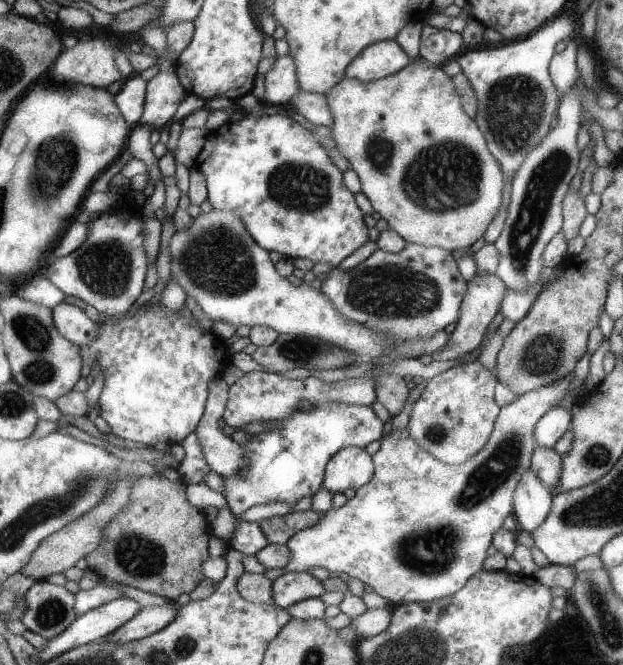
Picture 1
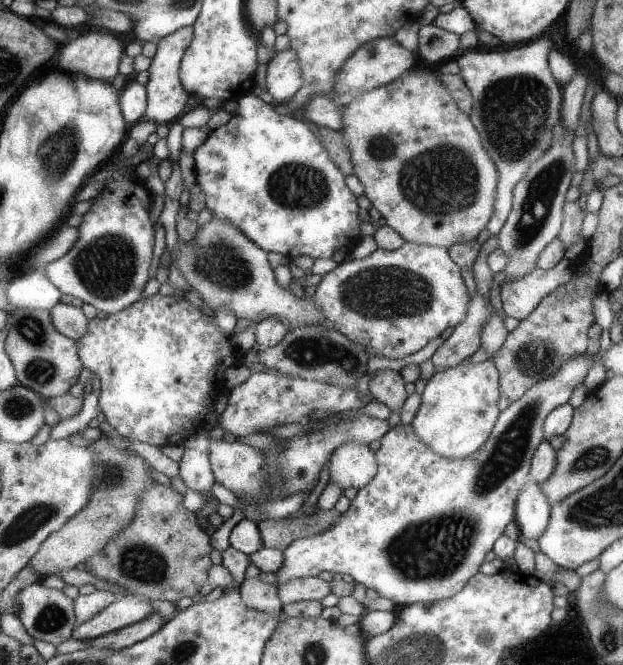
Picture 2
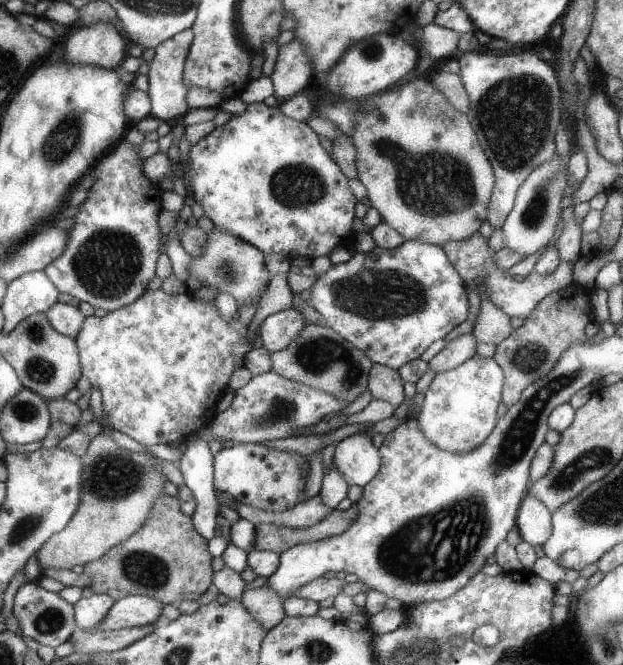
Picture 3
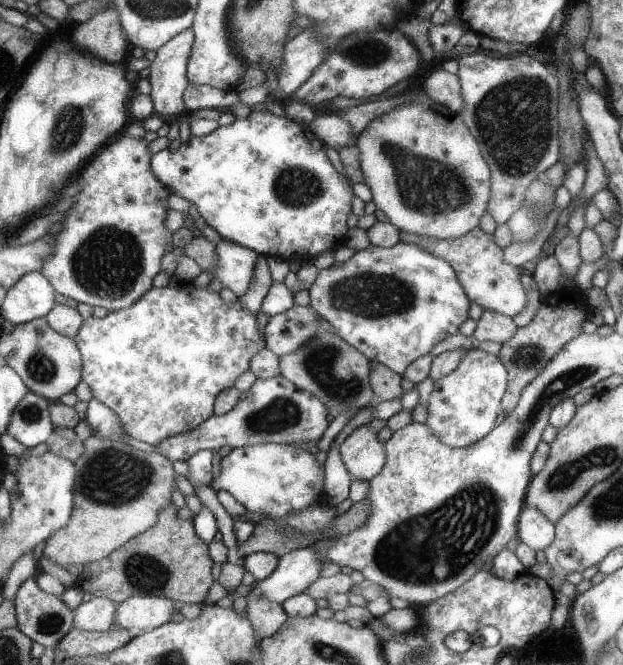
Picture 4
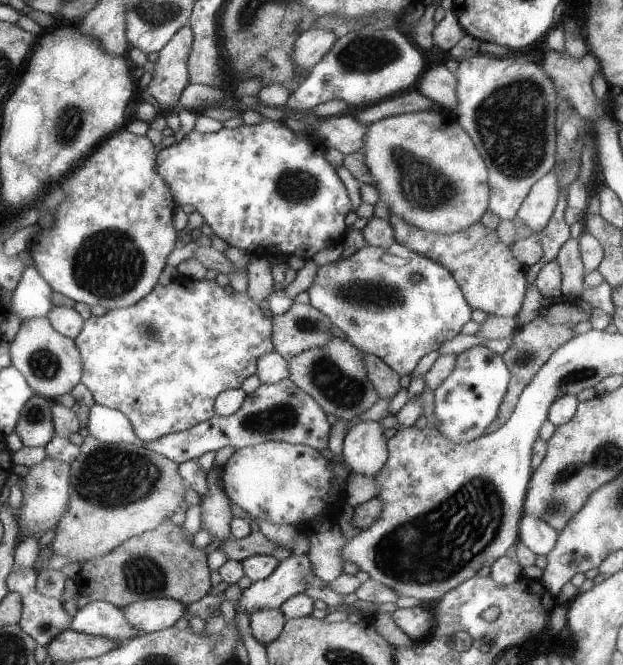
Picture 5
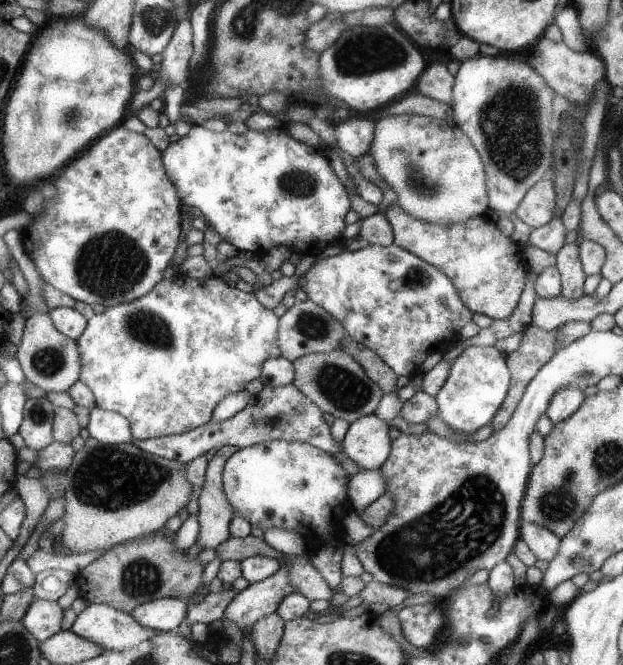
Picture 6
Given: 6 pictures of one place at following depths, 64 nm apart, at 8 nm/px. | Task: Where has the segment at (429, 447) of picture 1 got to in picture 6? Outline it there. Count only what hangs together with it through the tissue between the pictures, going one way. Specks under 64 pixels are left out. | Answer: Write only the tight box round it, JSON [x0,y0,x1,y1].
[434,347,510,435]

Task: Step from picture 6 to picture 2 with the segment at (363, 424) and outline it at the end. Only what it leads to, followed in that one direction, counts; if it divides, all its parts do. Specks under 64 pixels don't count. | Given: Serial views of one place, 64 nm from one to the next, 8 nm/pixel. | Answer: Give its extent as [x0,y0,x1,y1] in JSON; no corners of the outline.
[328,441,378,490]

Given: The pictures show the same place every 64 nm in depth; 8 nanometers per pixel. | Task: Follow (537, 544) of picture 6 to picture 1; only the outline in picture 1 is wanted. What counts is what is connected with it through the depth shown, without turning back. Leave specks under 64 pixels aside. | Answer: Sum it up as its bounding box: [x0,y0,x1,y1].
[513,468,552,533]

